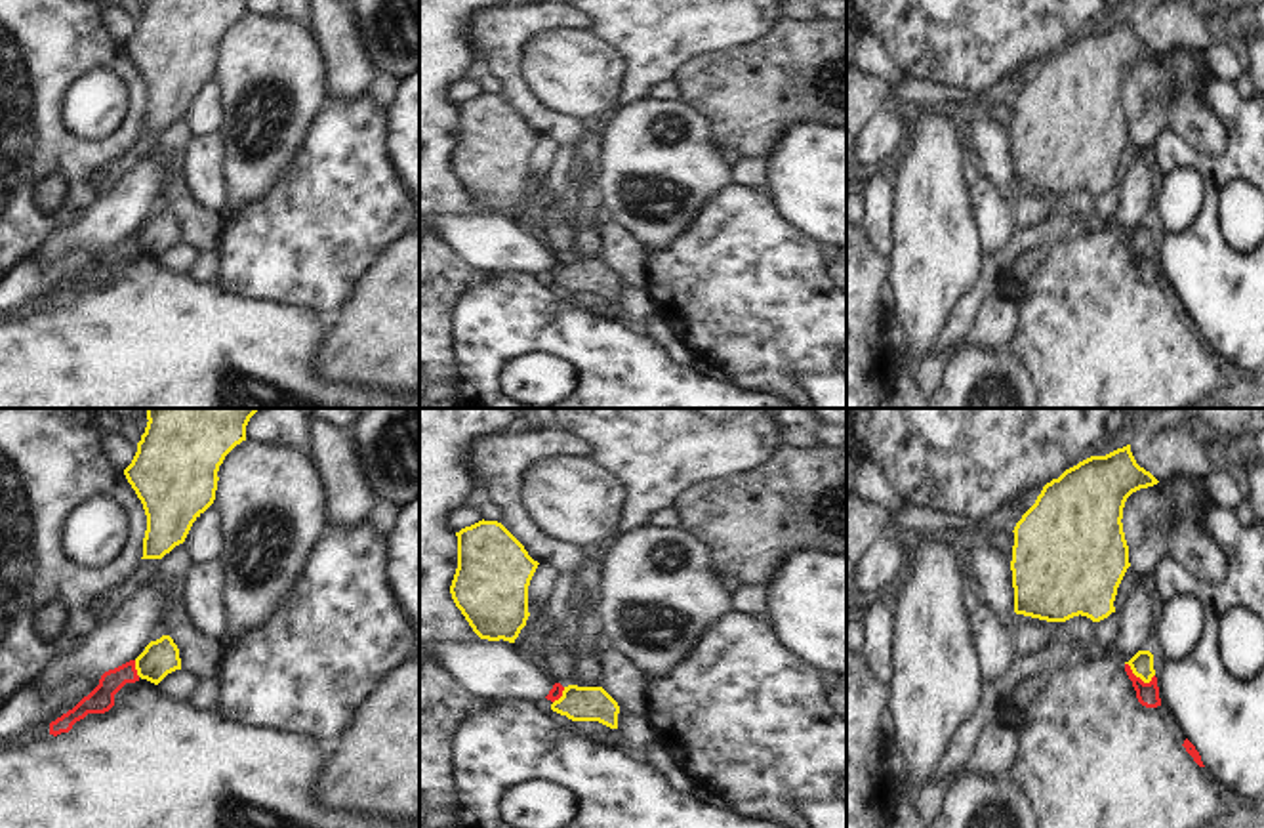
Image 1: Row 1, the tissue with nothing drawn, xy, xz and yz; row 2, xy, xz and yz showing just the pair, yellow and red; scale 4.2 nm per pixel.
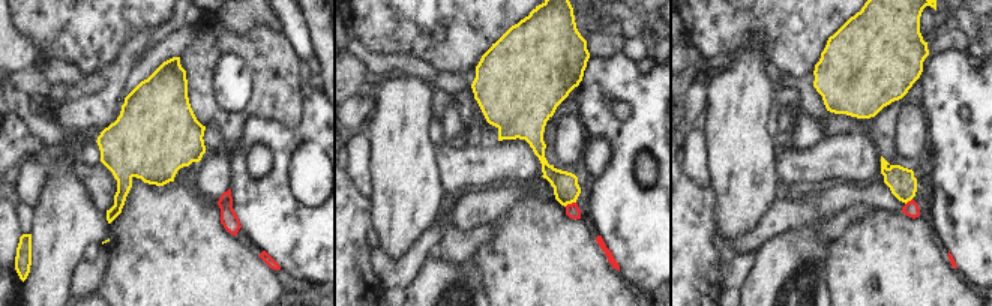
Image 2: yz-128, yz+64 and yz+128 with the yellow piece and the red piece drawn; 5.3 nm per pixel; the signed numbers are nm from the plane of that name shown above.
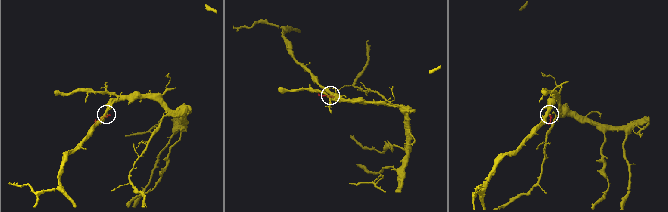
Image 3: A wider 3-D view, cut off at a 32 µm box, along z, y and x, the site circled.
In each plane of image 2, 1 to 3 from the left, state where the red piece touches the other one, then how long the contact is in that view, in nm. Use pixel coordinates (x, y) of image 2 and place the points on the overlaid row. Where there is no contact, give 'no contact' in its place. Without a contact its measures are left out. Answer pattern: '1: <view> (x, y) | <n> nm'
1: no contact
2: yz+64 (569, 203) | 70 nm
3: yz+128 (908, 200) | 50 nm

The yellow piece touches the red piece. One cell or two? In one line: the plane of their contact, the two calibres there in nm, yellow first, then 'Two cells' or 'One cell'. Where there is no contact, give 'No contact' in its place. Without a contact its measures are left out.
Touches yellow in yz. Thickness 100 nm (yellow) against 100 nm. Two cells.

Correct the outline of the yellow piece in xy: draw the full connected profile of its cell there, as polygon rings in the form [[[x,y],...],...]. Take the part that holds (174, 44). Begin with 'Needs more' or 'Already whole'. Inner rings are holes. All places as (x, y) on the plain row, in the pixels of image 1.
Already whole. [[[145,0],[137,25],[124,42],[147,88],[141,132],[162,132],[185,114],[193,95],[215,72],[219,38],[242,13],[246,0]]]

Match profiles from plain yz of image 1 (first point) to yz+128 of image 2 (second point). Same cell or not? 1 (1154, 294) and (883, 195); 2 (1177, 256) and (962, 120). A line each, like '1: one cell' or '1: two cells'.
1: two cells
2: one cell

